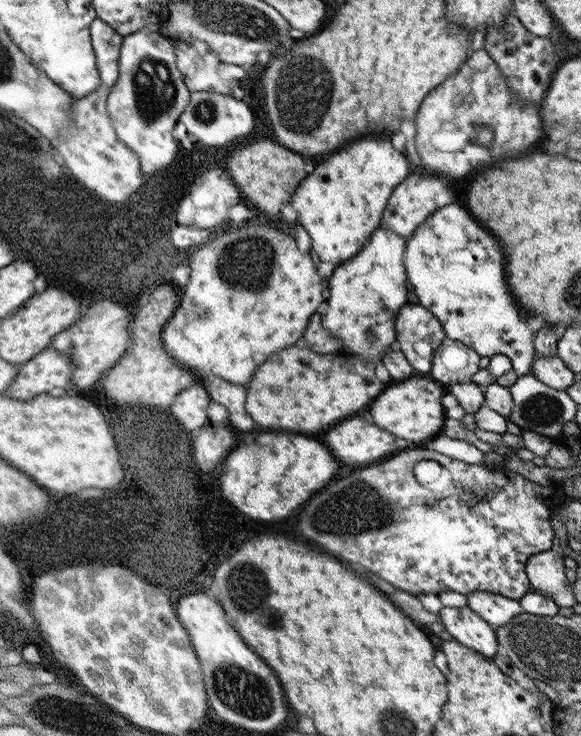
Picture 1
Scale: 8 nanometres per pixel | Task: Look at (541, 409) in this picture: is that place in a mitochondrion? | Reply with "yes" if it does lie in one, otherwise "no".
yes

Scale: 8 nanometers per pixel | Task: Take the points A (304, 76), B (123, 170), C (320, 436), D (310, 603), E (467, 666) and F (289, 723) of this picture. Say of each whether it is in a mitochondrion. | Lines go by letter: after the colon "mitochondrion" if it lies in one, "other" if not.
A: mitochondrion
B: other
C: other
D: other
E: other
F: mitochondrion

